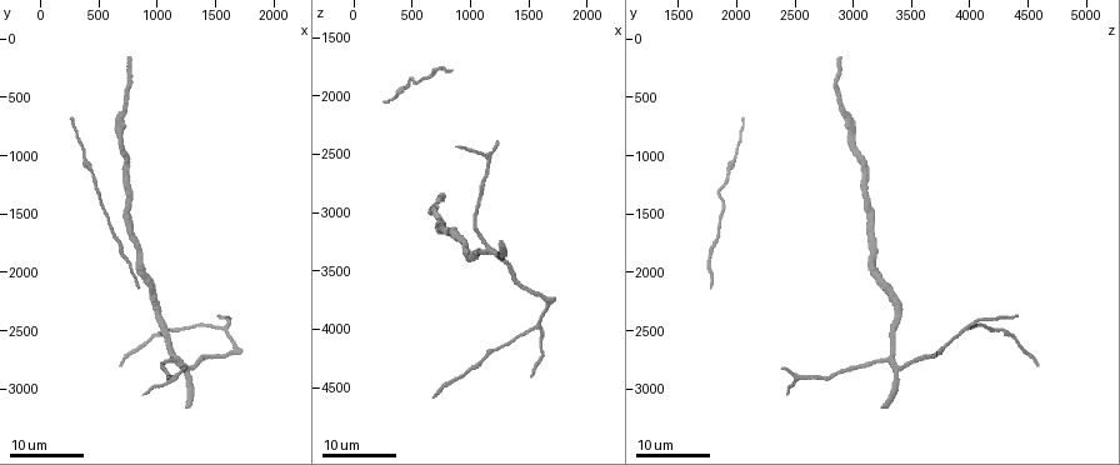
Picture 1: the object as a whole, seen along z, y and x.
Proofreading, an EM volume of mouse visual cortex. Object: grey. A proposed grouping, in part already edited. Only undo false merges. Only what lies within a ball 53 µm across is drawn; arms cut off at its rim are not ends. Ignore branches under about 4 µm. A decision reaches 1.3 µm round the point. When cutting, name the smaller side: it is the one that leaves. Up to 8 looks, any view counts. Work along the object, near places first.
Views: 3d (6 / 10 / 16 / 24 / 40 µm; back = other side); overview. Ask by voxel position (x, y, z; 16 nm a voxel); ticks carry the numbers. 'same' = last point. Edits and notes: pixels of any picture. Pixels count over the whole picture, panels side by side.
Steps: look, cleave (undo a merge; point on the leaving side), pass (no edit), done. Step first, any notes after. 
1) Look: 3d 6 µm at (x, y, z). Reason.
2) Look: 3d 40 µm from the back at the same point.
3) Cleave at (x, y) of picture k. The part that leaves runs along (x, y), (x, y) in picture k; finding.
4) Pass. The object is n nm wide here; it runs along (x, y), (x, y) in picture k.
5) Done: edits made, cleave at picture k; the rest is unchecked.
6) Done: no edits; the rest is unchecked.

Look: 3d 24 µm at (1000, 2280, 3360). Calibre changes.

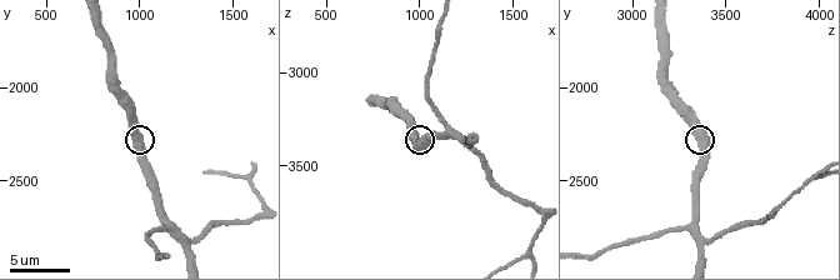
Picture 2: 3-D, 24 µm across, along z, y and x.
Look: 3d 10 µm at (980, 2300, 3380). Closer look.

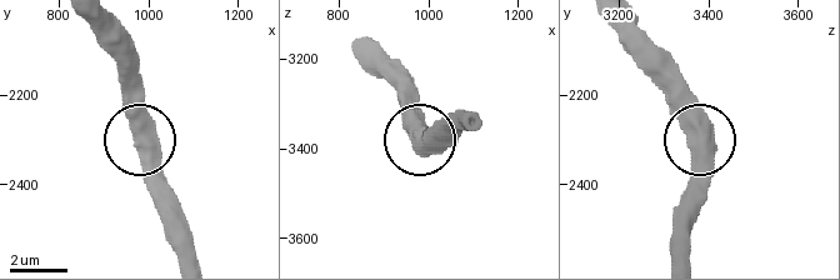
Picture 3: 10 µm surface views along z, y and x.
Pass. The object is 620 nm wide here; continuous, no second neuron.

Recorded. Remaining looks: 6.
Look: 3d 10 µm at (1260, 2820, 3420). Three-way junction.

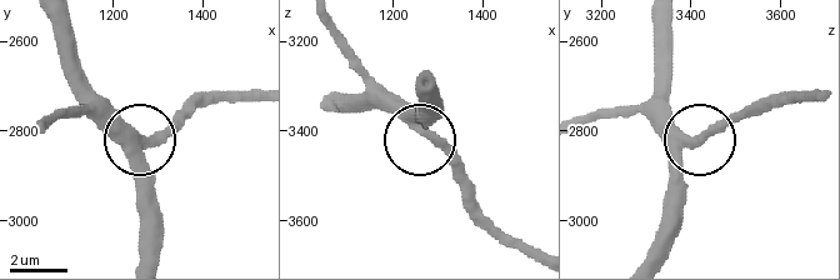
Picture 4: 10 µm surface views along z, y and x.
Look: 3d 10 µm from the back at (1280, 2830, 3400).

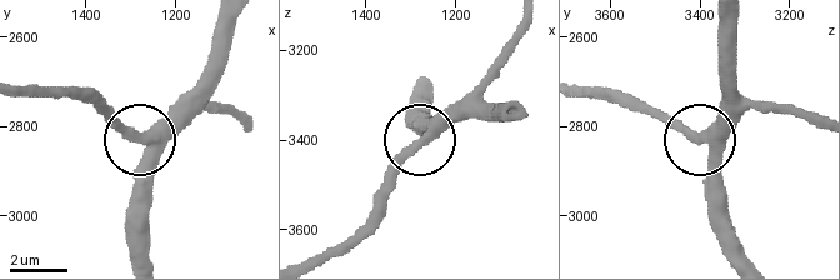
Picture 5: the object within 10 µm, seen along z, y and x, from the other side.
Pass. The side arm is 6 µm long; 3 arms meet here; continuous, no second neuron.

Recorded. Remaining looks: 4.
Look: 3d 16 µm at (1240, 2500, 4200). Thick turns thin.

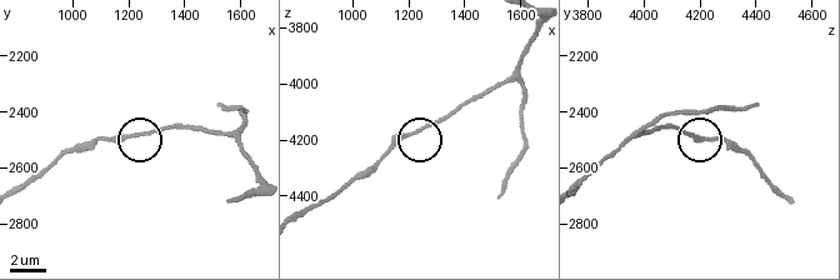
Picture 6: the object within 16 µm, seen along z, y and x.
Look: 3d 6 µm at (1210, 2490, 4170).

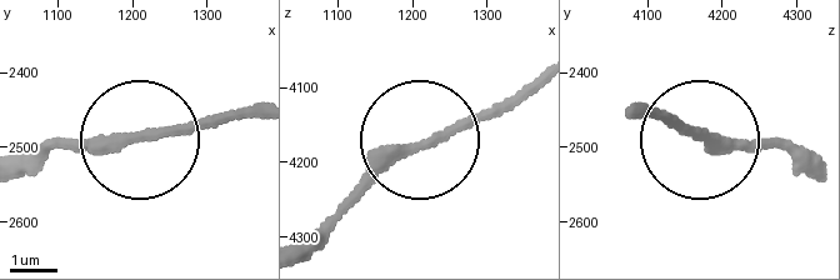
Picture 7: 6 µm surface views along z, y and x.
Pass. It runs along (629, 113), (756, 149), (811, 149) in picture 7; one neuron here.

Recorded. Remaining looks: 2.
Look: 3d 16 µm at (740, 1540, 3160).

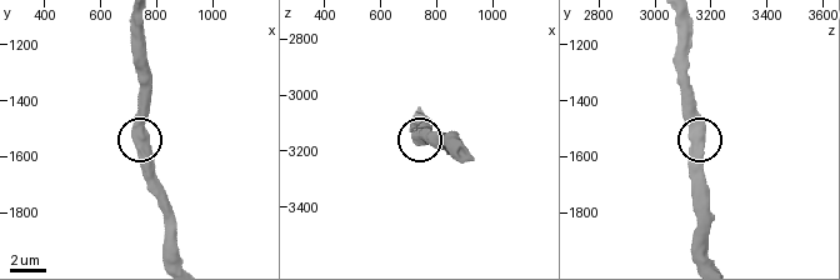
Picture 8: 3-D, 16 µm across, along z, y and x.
Look: 3d 10 µm at (740, 1540, 3130).

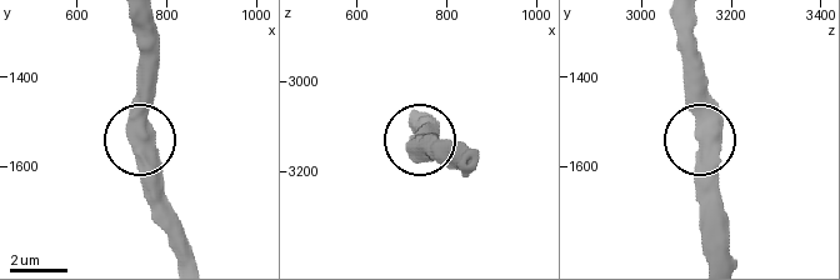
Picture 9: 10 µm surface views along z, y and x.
Pass. The side arm is 60 µm long; it runs along (705, 140), (698, 133), (698, 50) in picture 9; continuous, no second neuron.

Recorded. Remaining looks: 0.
Done: no edits; the rest is unchecked.

